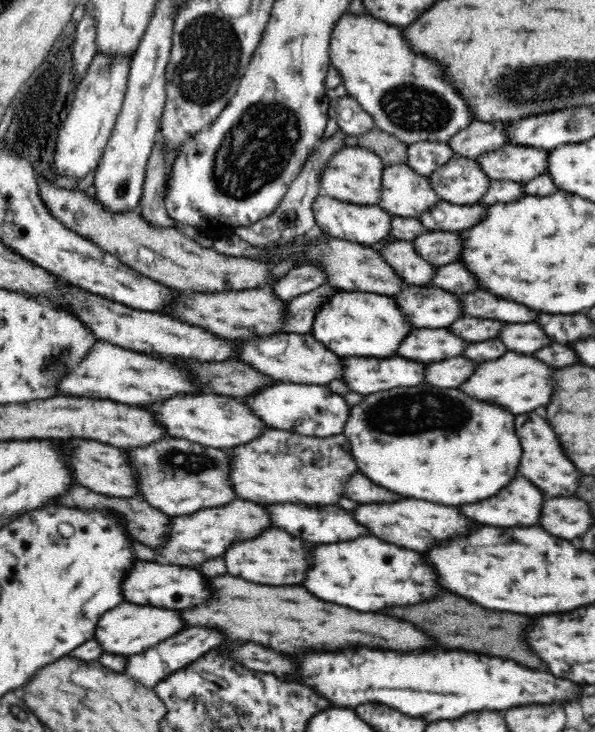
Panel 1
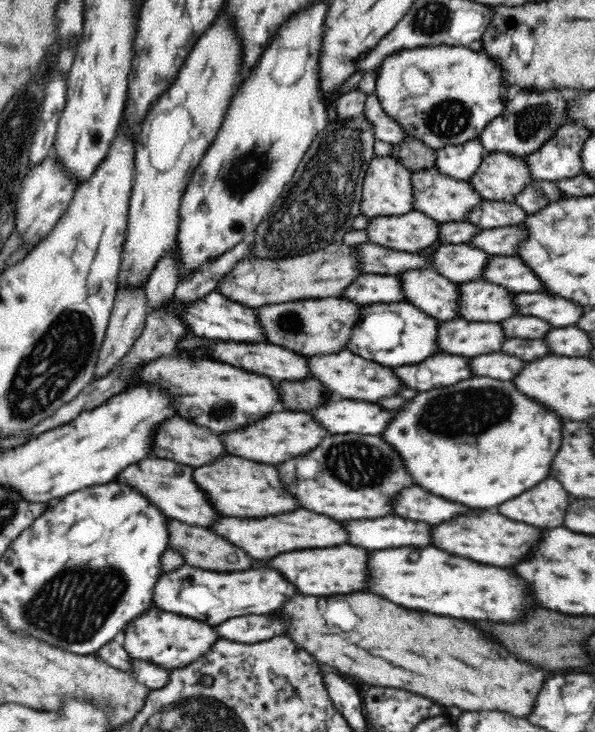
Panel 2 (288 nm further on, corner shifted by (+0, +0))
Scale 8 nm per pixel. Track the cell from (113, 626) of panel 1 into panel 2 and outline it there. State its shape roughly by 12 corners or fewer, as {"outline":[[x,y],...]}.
{"outline":[[160,608],[124,630],[124,650],[168,672],[206,656],[214,626]]}

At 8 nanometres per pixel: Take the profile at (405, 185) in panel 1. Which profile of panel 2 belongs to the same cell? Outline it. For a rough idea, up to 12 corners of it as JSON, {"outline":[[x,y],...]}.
{"outline":[[414,172],[414,210],[466,222],[482,202],[470,182]]}

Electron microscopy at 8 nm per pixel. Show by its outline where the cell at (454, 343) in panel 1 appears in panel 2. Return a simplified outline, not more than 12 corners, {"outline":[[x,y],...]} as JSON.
{"outline":[[450,320],[438,326],[438,348],[476,358],[502,352],[498,322]]}

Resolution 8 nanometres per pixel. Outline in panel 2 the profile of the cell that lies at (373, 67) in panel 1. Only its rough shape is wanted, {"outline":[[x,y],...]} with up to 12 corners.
{"outline":[[466,46],[392,52],[376,96],[434,150],[480,140],[514,88]]}

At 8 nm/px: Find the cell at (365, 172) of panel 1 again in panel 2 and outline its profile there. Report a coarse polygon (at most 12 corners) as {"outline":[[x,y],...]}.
{"outline":[[394,156],[364,176],[362,214],[414,212],[414,182]]}

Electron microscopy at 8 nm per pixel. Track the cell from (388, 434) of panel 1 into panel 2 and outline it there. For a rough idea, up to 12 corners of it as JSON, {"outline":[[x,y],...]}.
{"outline":[[514,382],[420,392],[386,428],[472,508],[550,476],[564,420]]}

